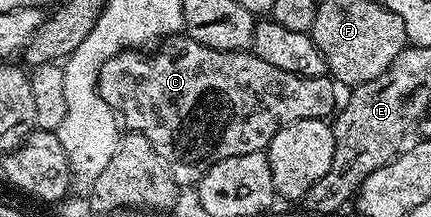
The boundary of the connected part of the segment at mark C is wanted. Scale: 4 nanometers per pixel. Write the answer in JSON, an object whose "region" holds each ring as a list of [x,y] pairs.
{"region":[[[172,36],[151,53],[155,52],[156,54],[151,54],[146,58],[146,53],[124,50],[114,54],[109,60],[105,60],[105,64],[99,73],[99,95],[105,100],[105,104],[111,106],[111,109],[115,111],[121,119],[122,125],[128,131],[145,135],[149,144],[153,144],[157,156],[161,156],[161,160],[167,165],[167,171],[170,172],[171,179],[183,188],[187,188],[187,186],[194,187],[203,179],[205,172],[209,172],[209,168],[213,168],[213,164],[225,160],[229,156],[245,156],[249,152],[266,151],[268,144],[273,140],[273,136],[277,136],[277,132],[281,132],[281,128],[285,128],[285,124],[293,124],[293,120],[305,120],[306,118],[330,119],[337,110],[337,102],[335,106],[335,89],[337,89],[337,86],[330,77],[306,78],[305,76],[297,76],[293,72],[284,72],[281,68],[273,68],[273,64],[258,58],[250,49],[218,50],[217,48],[209,48],[200,42],[195,42],[192,38],[186,36]]]}

